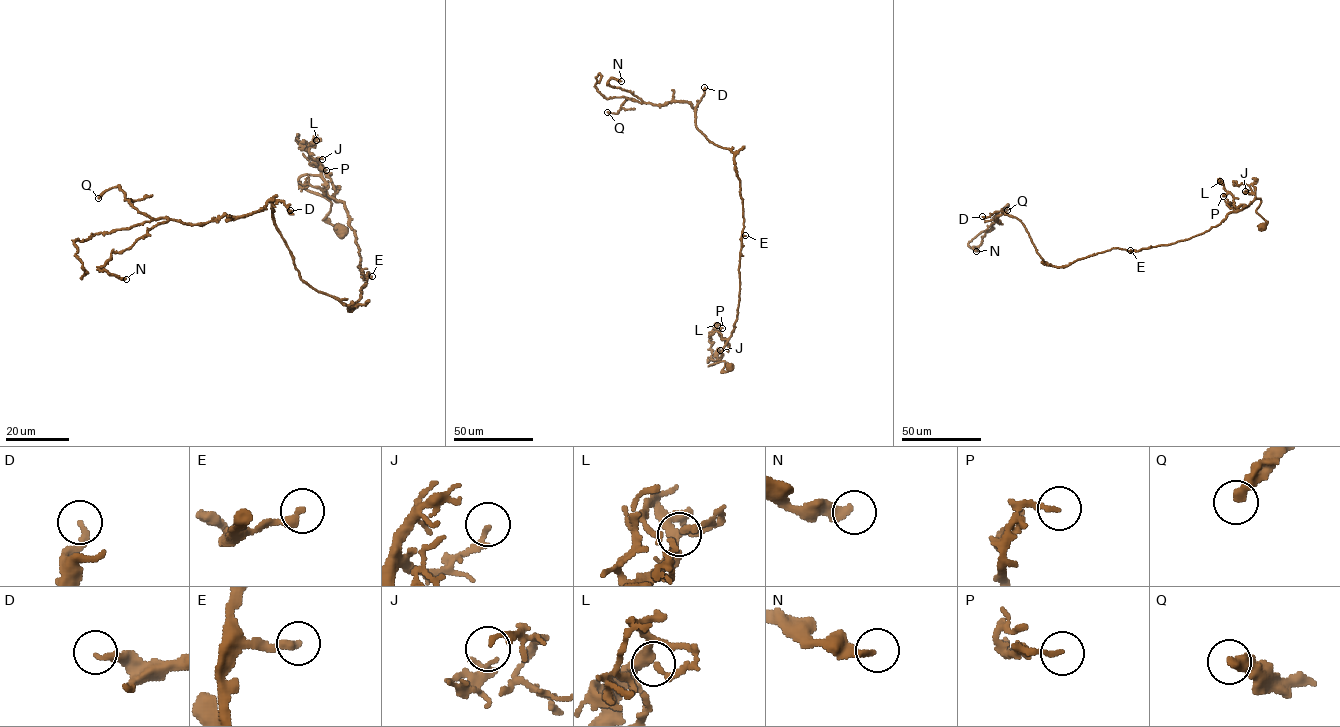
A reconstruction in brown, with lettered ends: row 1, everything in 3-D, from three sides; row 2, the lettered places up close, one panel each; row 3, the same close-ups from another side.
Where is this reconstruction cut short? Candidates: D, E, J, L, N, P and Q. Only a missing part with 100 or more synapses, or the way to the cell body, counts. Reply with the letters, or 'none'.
none

